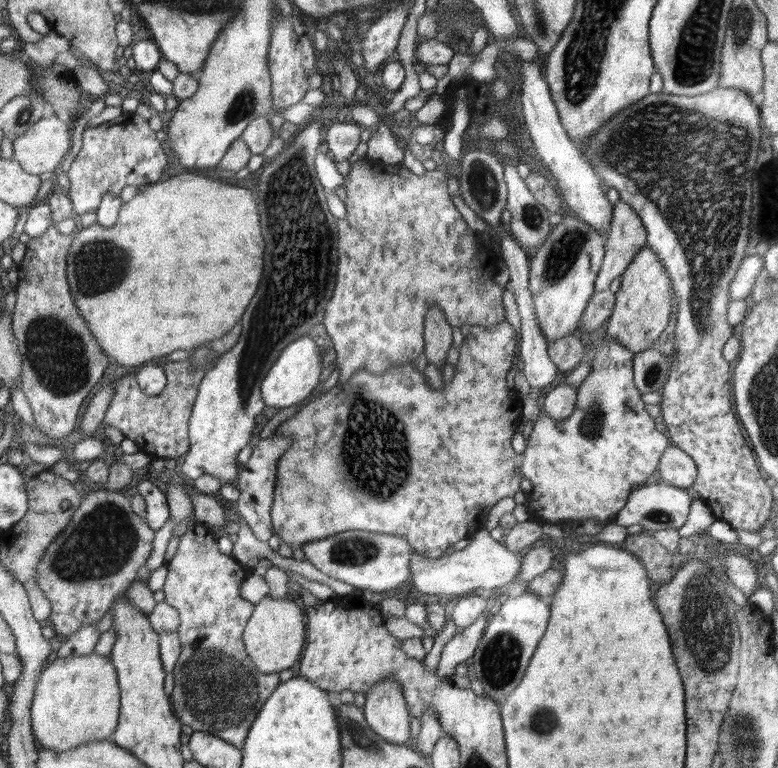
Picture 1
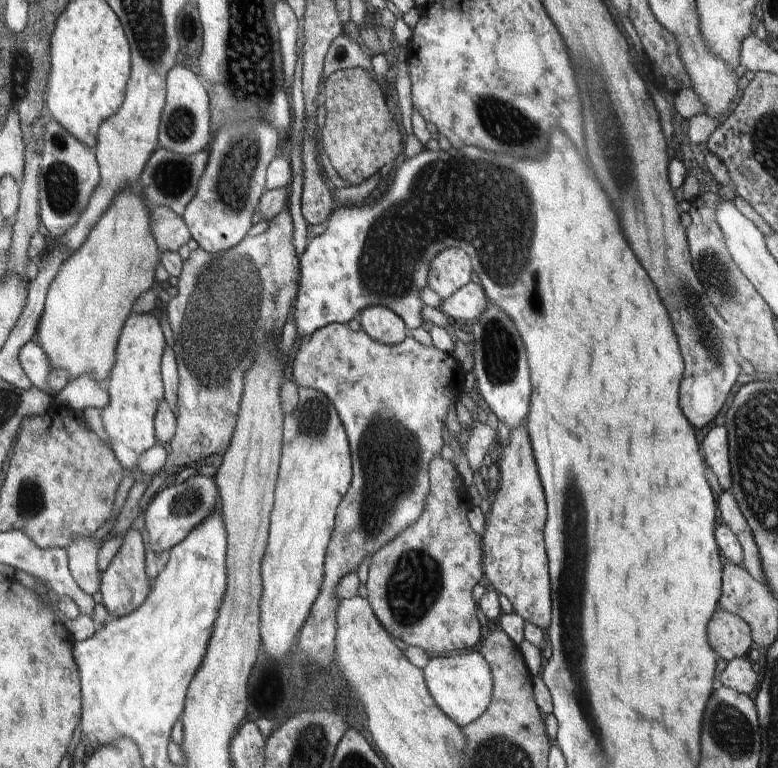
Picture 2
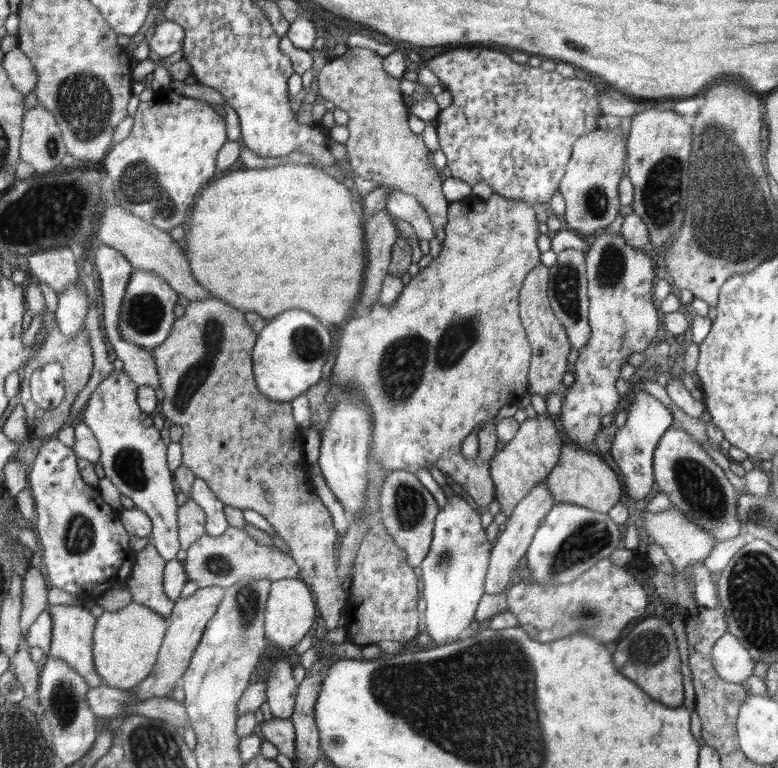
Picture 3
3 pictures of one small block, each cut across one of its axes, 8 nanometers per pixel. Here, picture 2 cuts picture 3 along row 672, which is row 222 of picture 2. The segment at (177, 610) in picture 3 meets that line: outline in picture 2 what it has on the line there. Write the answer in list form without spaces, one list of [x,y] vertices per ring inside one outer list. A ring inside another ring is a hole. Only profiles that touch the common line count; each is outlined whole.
[[[154,207],[149,212],[150,230],[160,252],[178,252],[182,244],[187,244],[191,236],[183,221],[173,210]]]

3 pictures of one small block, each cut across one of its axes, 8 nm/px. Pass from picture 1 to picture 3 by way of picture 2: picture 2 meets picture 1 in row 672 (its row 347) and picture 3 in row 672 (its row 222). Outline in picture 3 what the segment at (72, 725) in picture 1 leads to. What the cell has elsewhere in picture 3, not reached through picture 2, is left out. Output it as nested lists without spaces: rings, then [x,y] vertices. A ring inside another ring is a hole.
[[[134,601],[120,610],[104,611],[93,632],[93,661],[102,684],[124,691],[142,682],[156,664],[168,625],[164,616]]]

